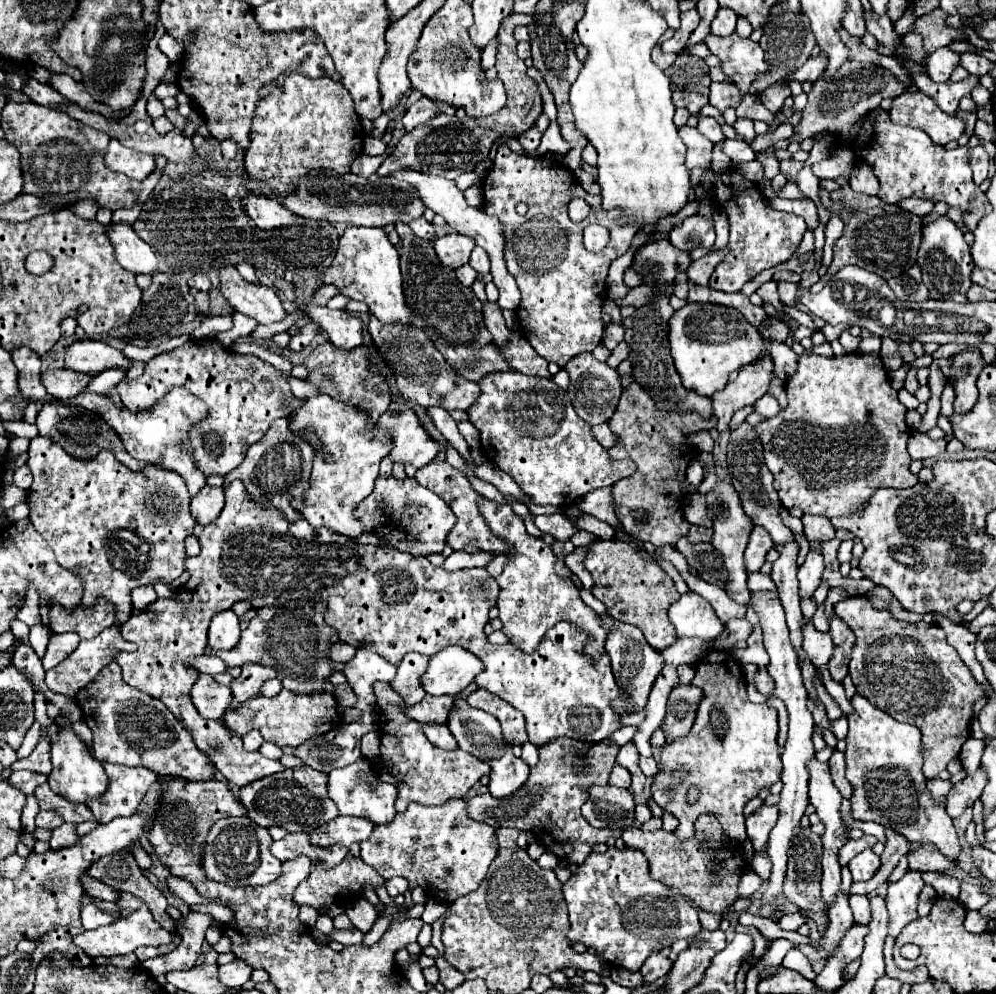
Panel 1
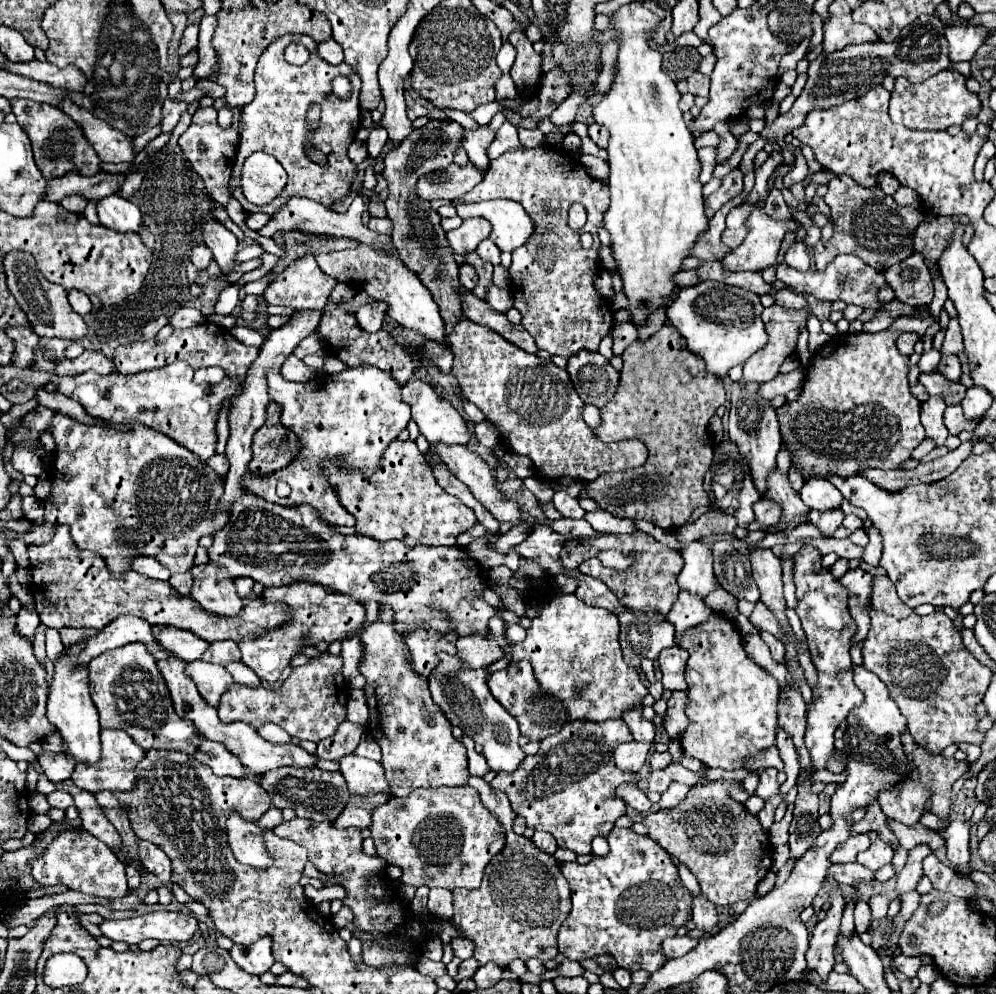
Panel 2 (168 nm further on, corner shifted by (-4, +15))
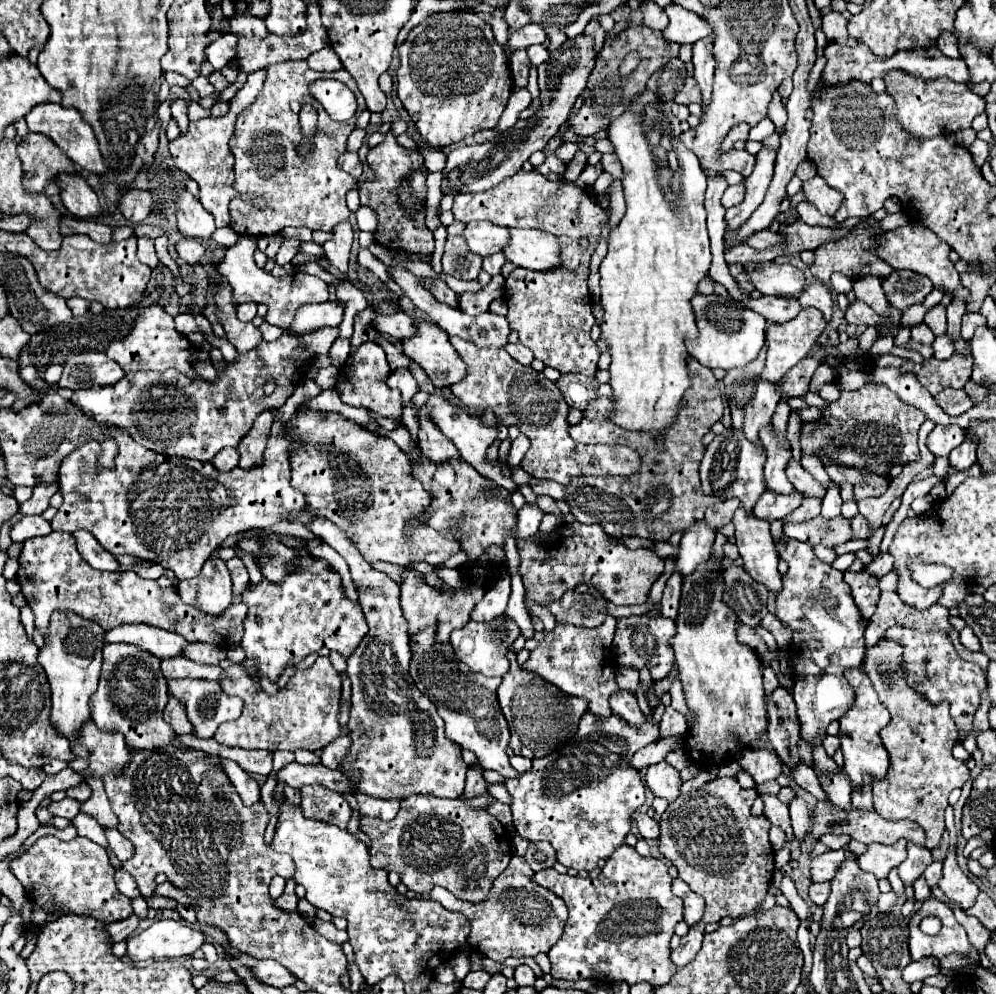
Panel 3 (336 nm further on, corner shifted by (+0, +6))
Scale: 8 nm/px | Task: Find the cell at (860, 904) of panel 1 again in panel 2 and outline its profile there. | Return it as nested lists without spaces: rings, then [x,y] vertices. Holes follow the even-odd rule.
[[[858,902],[856,908],[854,908],[854,922],[856,922],[856,930],[858,930],[858,934],[862,934],[862,932],[868,930],[870,920],[872,920],[872,914],[870,914],[868,904],[866,904],[866,902]]]

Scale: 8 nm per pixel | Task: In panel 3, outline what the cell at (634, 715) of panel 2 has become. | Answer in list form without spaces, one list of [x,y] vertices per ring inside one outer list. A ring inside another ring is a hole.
[[[618,691],[614,697],[610,697],[610,707],[614,715],[622,717],[632,727],[642,725],[644,721],[644,715],[636,703],[636,697],[630,691]]]

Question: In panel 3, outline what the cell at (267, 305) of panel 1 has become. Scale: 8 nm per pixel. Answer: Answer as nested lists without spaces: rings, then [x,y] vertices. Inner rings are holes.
[[[184,191],[176,199],[176,217],[178,217],[178,229],[184,237],[210,241],[212,233],[216,231],[214,217],[188,191]]]

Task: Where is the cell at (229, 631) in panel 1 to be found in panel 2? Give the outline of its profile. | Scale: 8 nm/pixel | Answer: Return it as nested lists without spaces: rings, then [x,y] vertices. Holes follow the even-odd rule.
[[[198,564],[190,570],[190,574],[194,580],[190,596],[208,612],[218,616],[236,616],[242,610],[244,602],[236,594],[234,580],[228,576],[222,564]]]

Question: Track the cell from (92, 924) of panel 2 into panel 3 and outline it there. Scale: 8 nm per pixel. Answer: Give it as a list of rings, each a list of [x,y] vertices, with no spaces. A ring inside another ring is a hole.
[[[130,915],[126,921],[114,921],[110,925],[104,925],[104,931],[108,933],[112,943],[118,943],[118,941],[124,941],[138,927],[138,921],[140,919],[136,915]]]

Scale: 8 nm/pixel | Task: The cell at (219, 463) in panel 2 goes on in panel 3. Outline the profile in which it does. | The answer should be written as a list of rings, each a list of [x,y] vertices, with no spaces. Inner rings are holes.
[[[234,447],[222,449],[222,451],[212,459],[212,463],[216,465],[218,471],[230,471],[230,469],[234,469],[234,467],[238,465],[238,451],[236,451]]]

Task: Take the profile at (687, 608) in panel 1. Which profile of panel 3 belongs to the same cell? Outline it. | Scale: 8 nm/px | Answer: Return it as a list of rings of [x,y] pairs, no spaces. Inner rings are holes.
[[[698,521],[698,525],[692,525],[684,531],[680,541],[680,551],[676,557],[676,571],[682,577],[688,577],[694,573],[694,569],[702,563],[706,563],[712,555],[712,543],[714,543],[716,531],[706,527],[704,521]]]

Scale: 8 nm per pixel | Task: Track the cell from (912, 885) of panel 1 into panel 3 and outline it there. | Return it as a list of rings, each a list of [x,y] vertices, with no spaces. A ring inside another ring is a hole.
[[[908,843],[908,857],[898,865],[898,875],[900,875],[902,883],[912,885],[930,863],[932,863],[930,849]]]

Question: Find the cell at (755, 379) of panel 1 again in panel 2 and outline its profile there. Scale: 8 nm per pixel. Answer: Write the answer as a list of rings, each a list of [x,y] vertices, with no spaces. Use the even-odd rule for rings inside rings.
[[[782,306],[764,308],[762,320],[766,324],[766,332],[770,336],[770,342],[762,350],[758,350],[754,356],[750,356],[750,360],[744,364],[744,378],[742,378],[744,384],[746,382],[762,384],[762,382],[772,380],[778,374],[782,362],[796,350],[796,342],[798,342],[800,330],[806,326],[808,314],[810,314],[810,310],[806,310],[806,308],[802,308],[802,310],[790,310],[790,308],[782,308]]]

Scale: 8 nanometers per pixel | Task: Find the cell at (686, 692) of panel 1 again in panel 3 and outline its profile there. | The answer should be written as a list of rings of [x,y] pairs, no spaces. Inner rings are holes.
[[[666,707],[666,713],[660,721],[660,737],[684,737],[688,733],[688,723],[686,717],[672,707]]]

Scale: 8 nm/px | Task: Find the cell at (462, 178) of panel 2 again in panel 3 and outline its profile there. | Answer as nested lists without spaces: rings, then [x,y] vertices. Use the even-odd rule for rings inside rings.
[[[578,35],[574,39],[566,39],[564,45],[554,49],[538,67],[538,85],[540,85],[540,107],[528,121],[516,121],[514,127],[498,133],[490,141],[472,147],[458,147],[448,155],[444,177],[442,177],[442,193],[458,195],[458,193],[478,193],[488,191],[490,187],[502,183],[506,177],[514,175],[522,169],[522,163],[536,151],[542,151],[548,139],[558,131],[558,127],[566,121],[576,97],[584,91],[586,81],[594,69],[594,51],[592,39],[586,35]]]

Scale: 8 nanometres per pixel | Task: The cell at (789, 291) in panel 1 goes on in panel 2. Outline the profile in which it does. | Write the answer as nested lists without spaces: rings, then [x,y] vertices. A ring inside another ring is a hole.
[[[800,240],[800,242],[794,242],[794,244],[788,248],[784,260],[786,260],[786,264],[790,264],[790,266],[794,266],[794,268],[798,268],[798,270],[808,270],[808,268],[810,268],[810,256],[808,256],[806,246],[804,246],[802,240]]]

